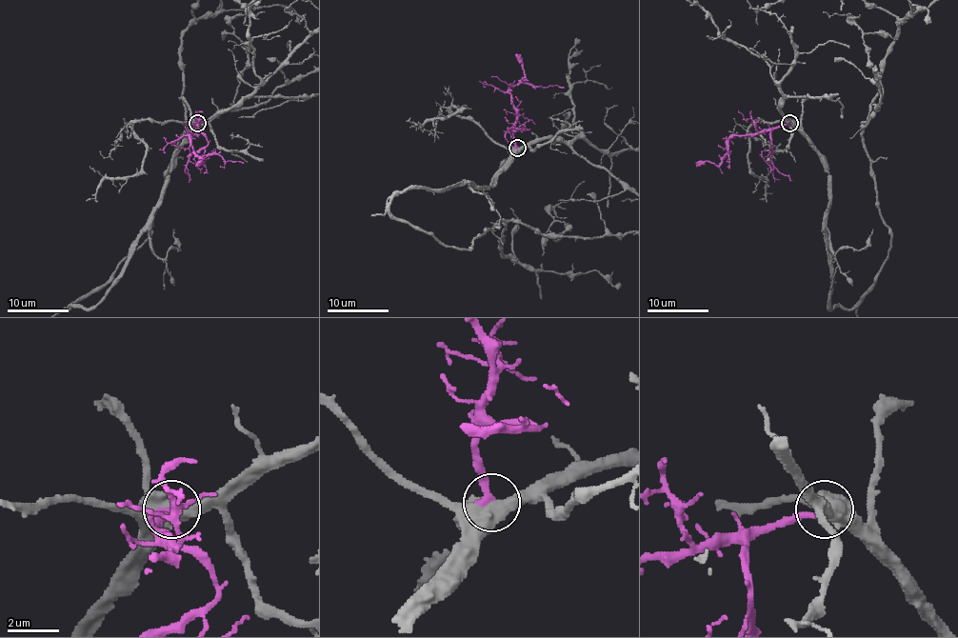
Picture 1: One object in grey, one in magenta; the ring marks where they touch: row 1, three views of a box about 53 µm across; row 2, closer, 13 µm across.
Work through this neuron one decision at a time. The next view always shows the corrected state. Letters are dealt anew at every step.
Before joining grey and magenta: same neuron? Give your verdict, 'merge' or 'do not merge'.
merge

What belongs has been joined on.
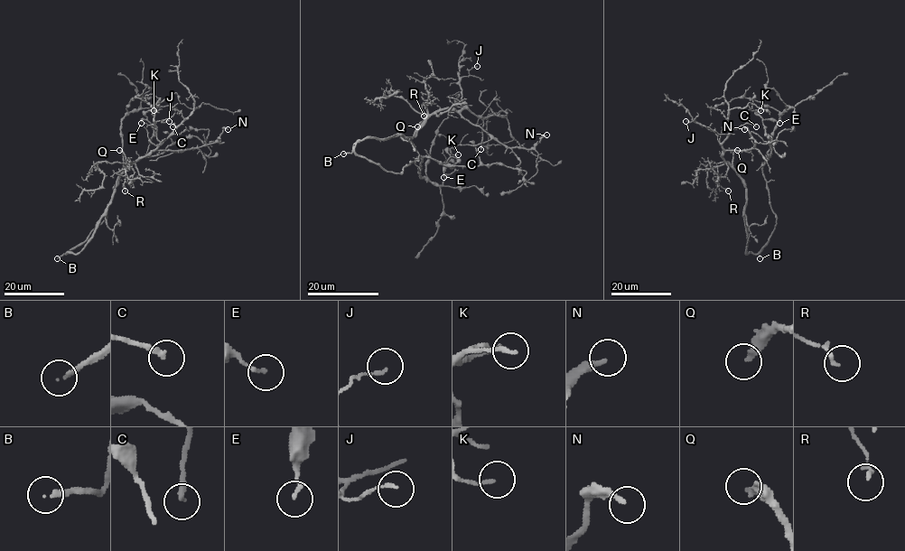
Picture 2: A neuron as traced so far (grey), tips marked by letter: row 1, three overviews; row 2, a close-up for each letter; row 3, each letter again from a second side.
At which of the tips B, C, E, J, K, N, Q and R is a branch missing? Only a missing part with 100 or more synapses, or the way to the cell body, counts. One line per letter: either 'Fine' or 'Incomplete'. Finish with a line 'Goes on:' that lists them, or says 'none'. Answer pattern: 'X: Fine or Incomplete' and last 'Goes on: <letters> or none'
B: Incomplete
C: Fine
E: Fine
J: Fine
K: Fine
N: Fine
Q: Incomplete
R: Fine
Goes on: B, Q

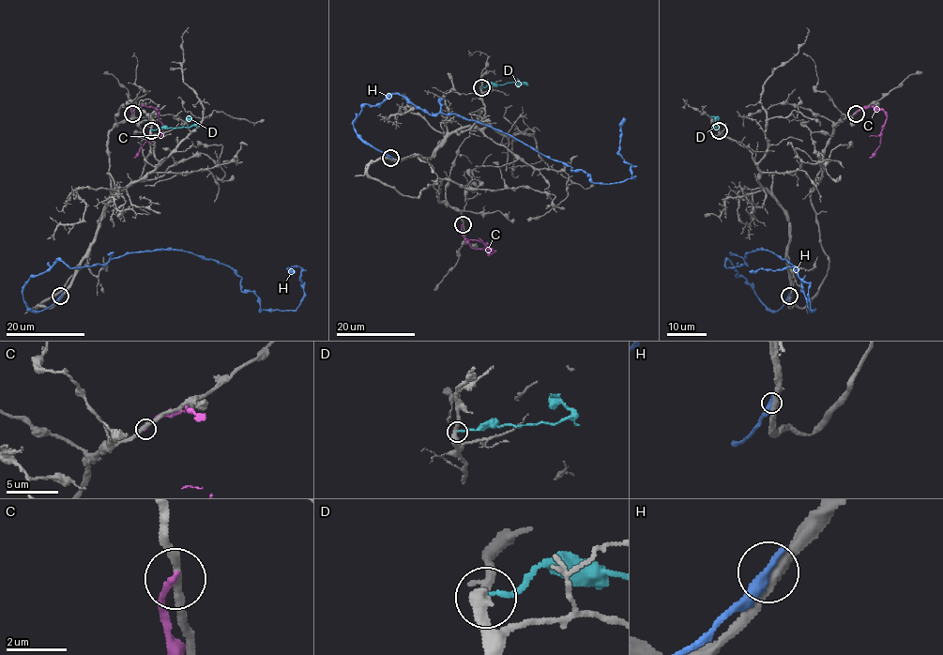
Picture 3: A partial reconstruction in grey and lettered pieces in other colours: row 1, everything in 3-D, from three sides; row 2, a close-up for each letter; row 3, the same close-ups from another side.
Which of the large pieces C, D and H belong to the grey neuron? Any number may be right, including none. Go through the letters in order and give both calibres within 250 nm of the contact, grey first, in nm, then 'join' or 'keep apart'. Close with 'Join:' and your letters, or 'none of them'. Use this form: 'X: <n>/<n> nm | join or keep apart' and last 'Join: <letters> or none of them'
C: 280/180 nm | keep apart
D: 360/160 nm | keep apart
H: 360/440 nm | keep apart
Join: none of them

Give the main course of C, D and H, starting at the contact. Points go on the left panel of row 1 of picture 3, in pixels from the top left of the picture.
C: (132, 114), (131, 109), (135, 107), (152, 107), (158, 111), (161, 129), (155, 138), (144, 145), (135, 158)
D: (151, 130), (191, 127), (194, 121), (187, 115)
H: (61, 297), (32, 311), (22, 286), (59, 260), (180, 249), (230, 266), (263, 310), (291, 310), (295, 272)

